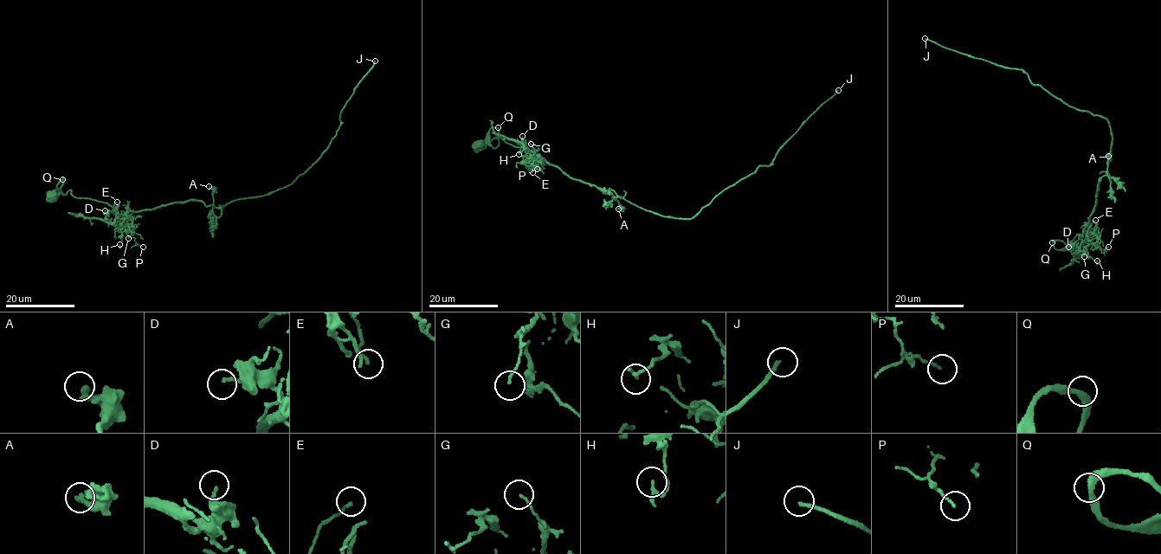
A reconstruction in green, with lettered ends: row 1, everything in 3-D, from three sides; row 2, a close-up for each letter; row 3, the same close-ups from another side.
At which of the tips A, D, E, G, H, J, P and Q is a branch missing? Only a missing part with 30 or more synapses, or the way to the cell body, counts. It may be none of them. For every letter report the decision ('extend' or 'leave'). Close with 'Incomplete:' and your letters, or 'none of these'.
A: leave
D: leave
E: leave
G: leave
H: leave
J: extend
P: leave
Q: leave
Incomplete: J

